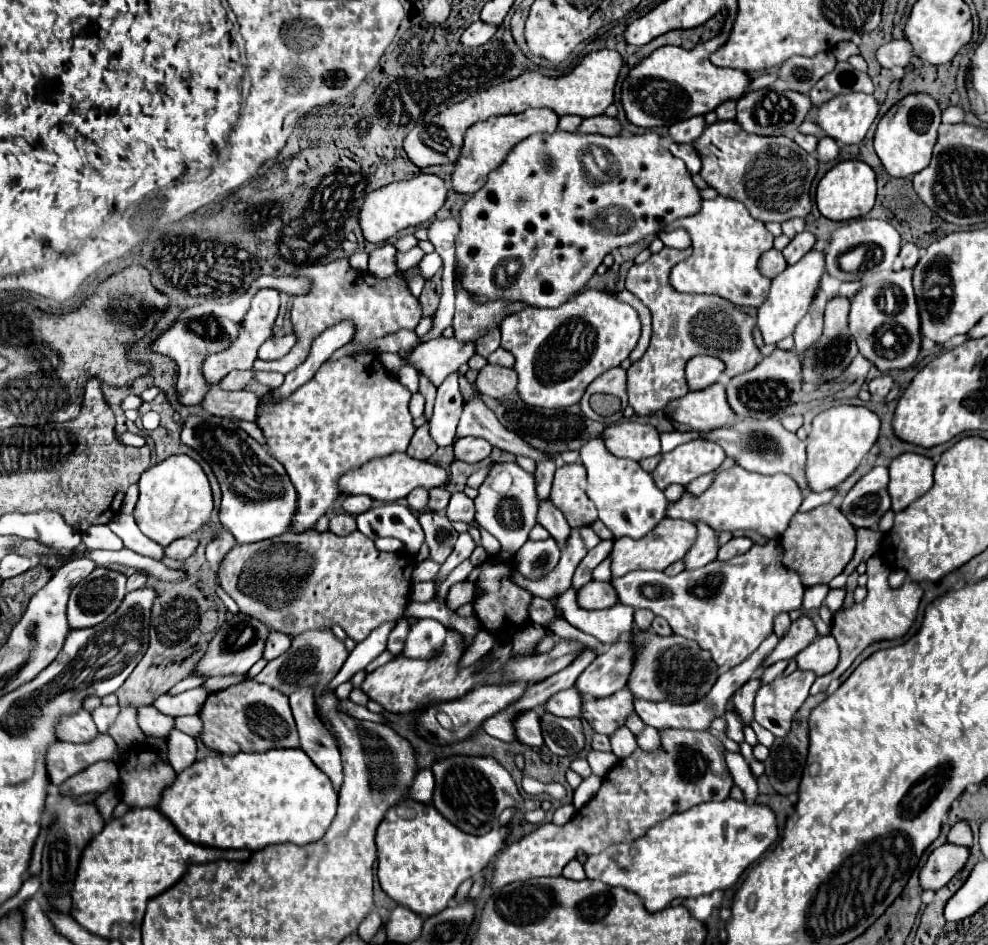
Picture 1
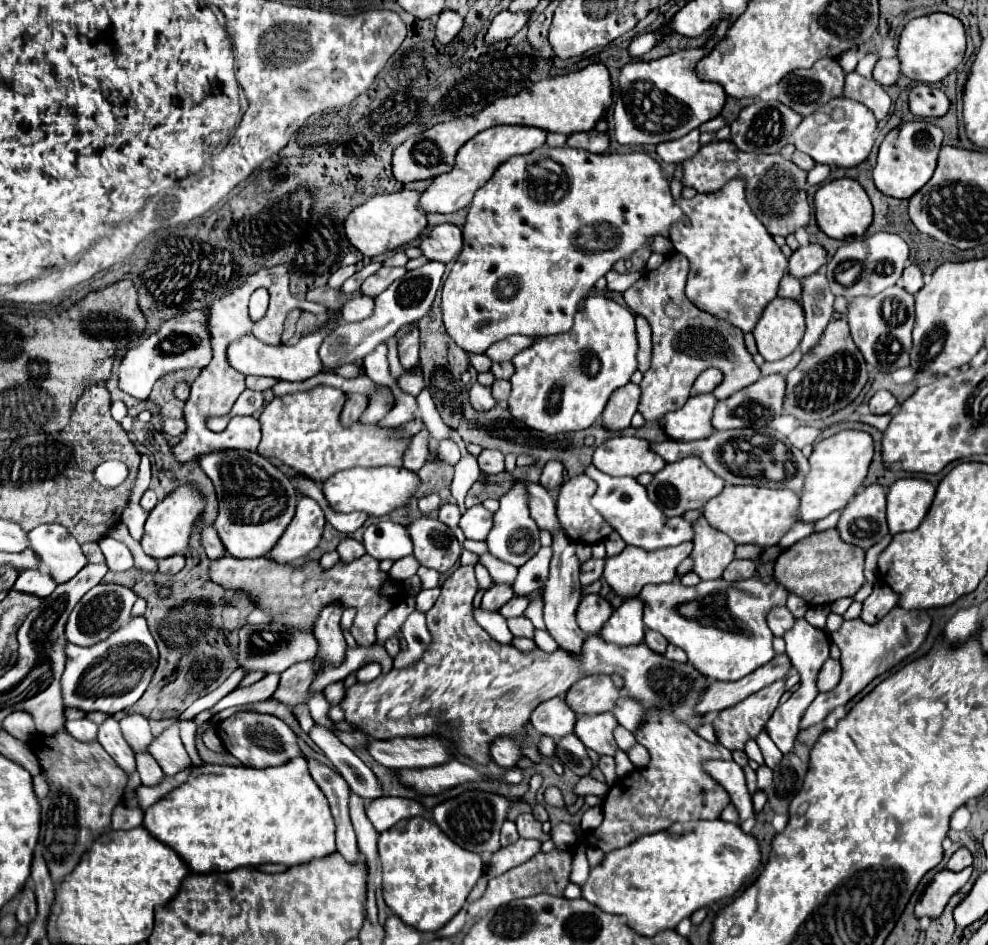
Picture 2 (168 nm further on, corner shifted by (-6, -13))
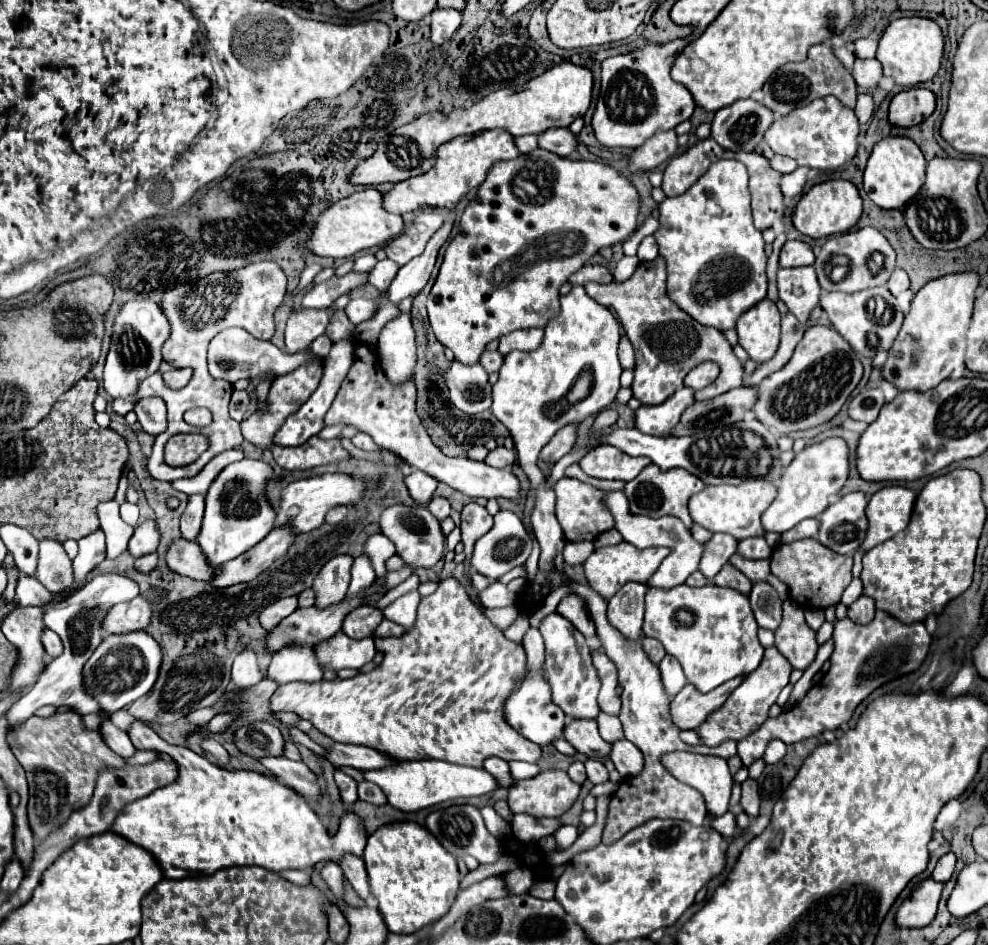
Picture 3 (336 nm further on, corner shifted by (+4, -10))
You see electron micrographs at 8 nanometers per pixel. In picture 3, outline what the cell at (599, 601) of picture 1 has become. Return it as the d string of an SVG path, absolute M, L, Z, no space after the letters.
M575 595L563 597L557 605L557 613L563 615L565 619L569 619L575 625L575 629L581 631L585 637L595 635L595 625L591 623L591 617L587 615L587 607L585 607L583 599L579 599Z

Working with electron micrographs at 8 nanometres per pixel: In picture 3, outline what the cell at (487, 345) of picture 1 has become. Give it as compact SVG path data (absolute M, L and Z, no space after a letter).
M535 327L535 329L519 329L513 331L509 335L503 335L499 341L499 351L501 355L507 355L513 349L519 351L533 351L535 347L539 347L539 343L543 341L544 330Z

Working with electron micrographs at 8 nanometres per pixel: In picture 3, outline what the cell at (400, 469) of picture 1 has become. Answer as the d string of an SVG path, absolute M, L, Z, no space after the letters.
M327 473L327 475L319 475L319 477L293 481L281 491L281 503L277 509L275 527L289 525L291 533L295 533L295 535L309 533L325 521L325 513L331 507L351 505L351 503L355 503L355 499L359 499L361 493L363 493L363 483L359 483L359 479L351 479L349 475L343 475L343 473Z

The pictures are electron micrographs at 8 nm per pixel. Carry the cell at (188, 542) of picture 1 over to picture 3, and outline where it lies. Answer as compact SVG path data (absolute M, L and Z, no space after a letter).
M151 553L151 555L143 555L139 559L135 559L135 569L139 573L151 573L157 565L157 553Z

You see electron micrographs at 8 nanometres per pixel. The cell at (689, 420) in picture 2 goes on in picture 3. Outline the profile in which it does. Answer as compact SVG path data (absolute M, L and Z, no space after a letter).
M681 387L661 405L641 405L635 411L635 429L647 435L659 435L659 437L669 435L671 427L679 421L679 415L691 403L695 403L693 395L695 391L691 391L689 387Z

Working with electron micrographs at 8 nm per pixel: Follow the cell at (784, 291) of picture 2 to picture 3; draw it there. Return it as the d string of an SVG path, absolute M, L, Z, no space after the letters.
M777 301L777 307L781 311L781 343L779 343L779 349L771 361L759 365L749 377L743 379L743 385L747 385L747 387L757 387L763 377L775 373L779 367L785 367L793 355L793 349L797 347L797 343L803 337L805 325L799 325L799 321L787 311L787 305L783 305L783 301Z

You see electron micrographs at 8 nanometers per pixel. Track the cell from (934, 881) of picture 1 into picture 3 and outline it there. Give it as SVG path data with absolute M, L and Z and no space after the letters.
M925 879L909 899L901 903L895 915L895 925L899 929L917 929L917 927L927 927L937 913L939 897L941 897L943 885L935 883L931 879Z

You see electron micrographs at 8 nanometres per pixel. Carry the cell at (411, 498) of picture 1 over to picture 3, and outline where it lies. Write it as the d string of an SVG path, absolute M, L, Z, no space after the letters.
M415 469L409 477L405 477L405 485L407 485L411 497L421 505L425 505L425 503L429 503L433 499L437 483L439 481L435 481L431 475L427 475L427 473L419 471L419 469Z

